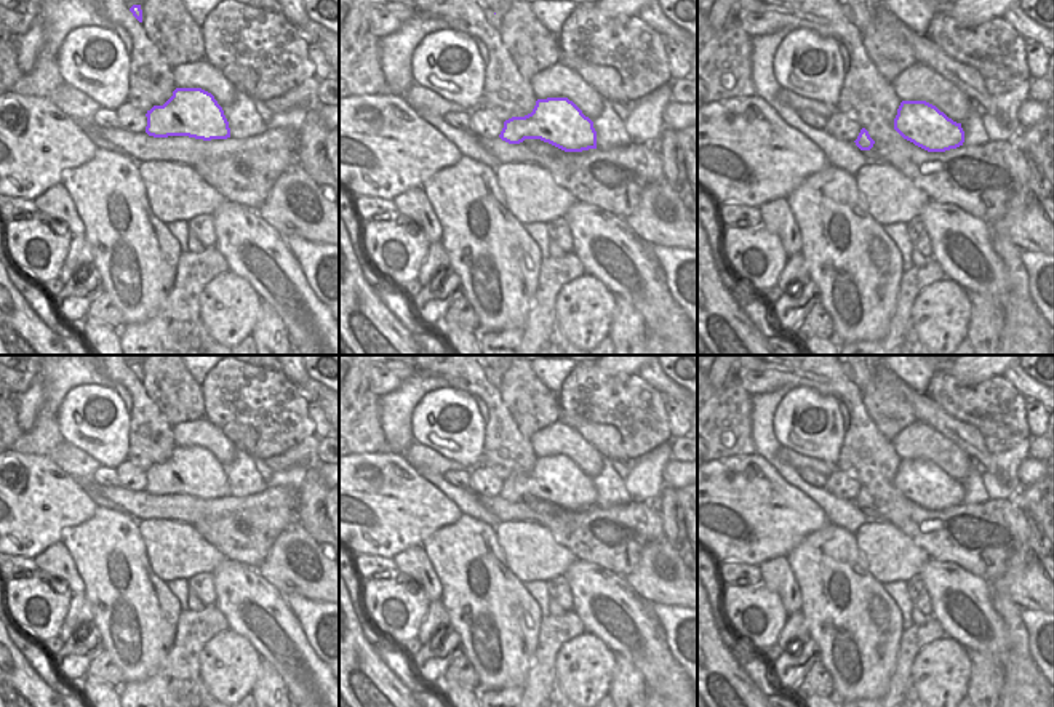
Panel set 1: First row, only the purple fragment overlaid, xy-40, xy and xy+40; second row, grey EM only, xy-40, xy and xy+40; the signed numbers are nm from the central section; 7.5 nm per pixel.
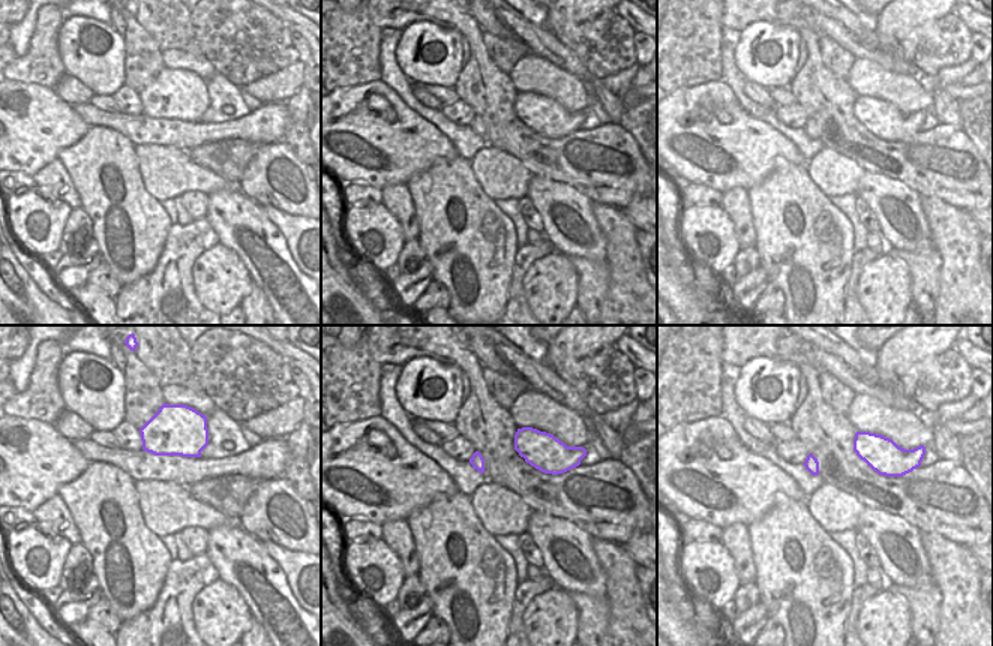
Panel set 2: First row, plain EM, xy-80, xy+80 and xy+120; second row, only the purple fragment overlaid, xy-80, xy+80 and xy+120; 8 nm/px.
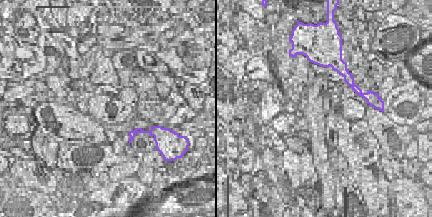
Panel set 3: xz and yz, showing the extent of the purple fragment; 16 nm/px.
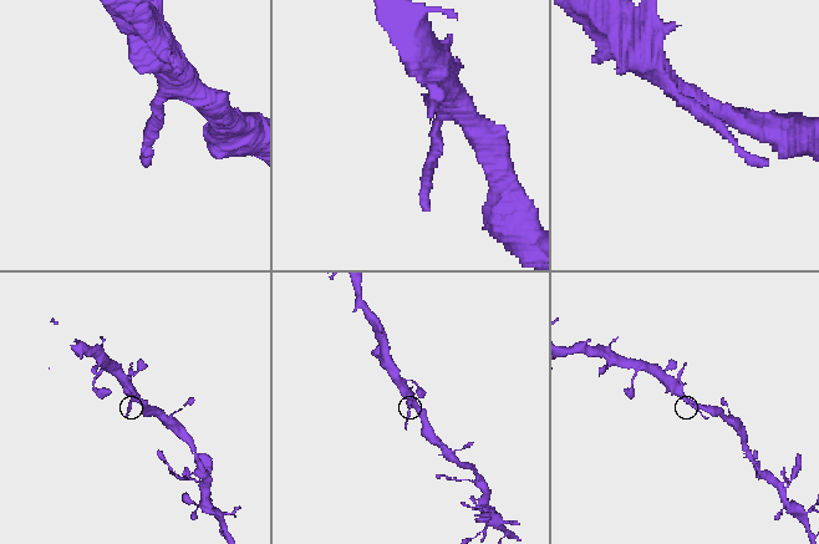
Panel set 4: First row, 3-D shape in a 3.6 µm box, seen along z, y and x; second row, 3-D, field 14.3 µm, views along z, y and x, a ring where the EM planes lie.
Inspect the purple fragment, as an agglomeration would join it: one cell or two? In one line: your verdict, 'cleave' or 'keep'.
keep

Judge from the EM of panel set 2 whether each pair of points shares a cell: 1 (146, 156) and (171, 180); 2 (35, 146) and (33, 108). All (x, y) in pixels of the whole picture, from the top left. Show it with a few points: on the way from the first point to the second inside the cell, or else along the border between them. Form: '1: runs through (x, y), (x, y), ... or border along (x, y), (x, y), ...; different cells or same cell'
1: runs through (152, 161), (165, 174); same cell
2: runs through (33, 137), (33, 117); same cell

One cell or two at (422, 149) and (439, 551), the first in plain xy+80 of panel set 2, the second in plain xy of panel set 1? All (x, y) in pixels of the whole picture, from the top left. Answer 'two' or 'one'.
two

